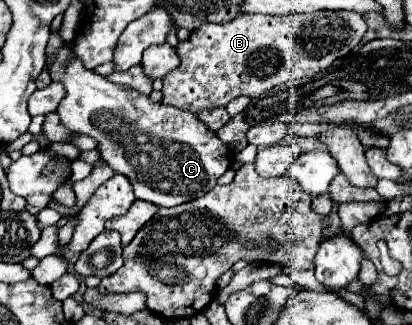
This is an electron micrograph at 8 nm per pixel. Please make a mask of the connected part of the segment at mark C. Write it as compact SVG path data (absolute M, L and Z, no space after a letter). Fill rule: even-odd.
M63 46L57 52L55 62L49 66L49 72L51 72L51 78L59 80L67 90L63 102L57 108L57 114L61 116L63 126L67 126L69 130L77 134L87 134L95 138L101 146L101 158L117 174L123 174L129 178L129 182L133 184L135 196L139 200L145 200L157 206L179 206L183 202L191 202L195 198L205 196L209 190L213 190L217 184L217 178L225 174L225 170L231 166L231 150L227 148L227 144L223 144L215 132L211 132L203 122L199 122L195 114L179 110L175 106L153 102L149 96L133 88L113 84L107 78L97 76L95 72L87 70L81 64L81 60L75 54L71 54L67 46Z

